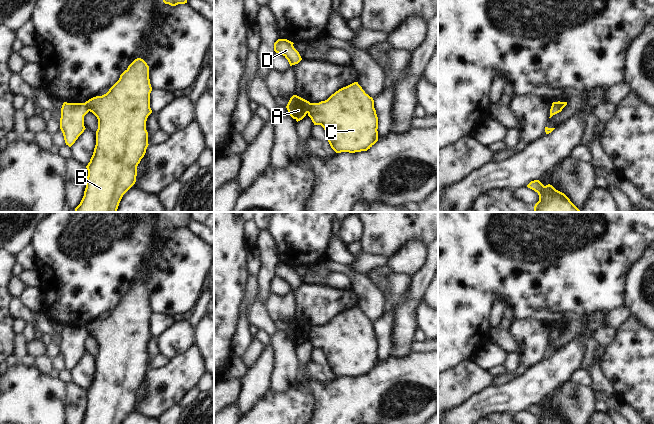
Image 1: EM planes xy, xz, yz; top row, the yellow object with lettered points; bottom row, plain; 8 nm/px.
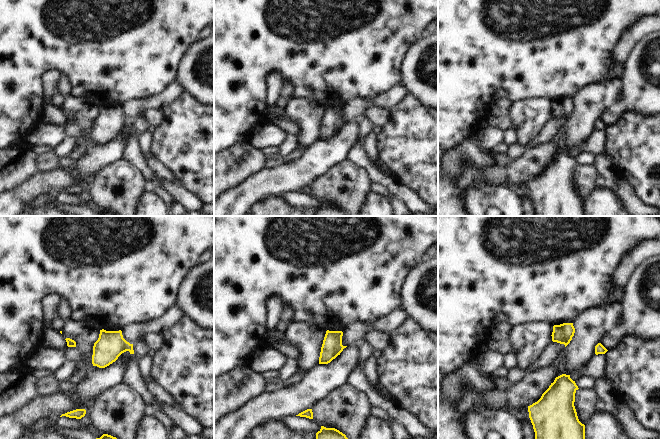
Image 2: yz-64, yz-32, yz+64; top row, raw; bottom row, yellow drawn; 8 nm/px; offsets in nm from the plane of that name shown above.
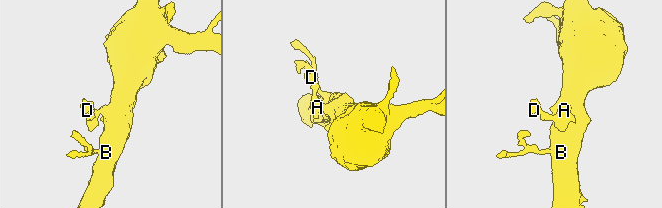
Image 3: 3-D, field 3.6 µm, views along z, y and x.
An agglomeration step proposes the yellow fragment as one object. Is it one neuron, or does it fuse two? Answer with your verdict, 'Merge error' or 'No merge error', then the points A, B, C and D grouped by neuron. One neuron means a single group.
Merge error. Groups: A D / B C.

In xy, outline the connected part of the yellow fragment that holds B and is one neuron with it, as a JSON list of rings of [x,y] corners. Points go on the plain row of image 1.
[[[137,282],[106,318],[85,326],[98,343],[98,353],[94,376],[86,390],[88,400],[82,424],[121,424],[135,408],[137,390],[149,369],[146,345],[152,337],[151,315],[149,290],[143,283]]]

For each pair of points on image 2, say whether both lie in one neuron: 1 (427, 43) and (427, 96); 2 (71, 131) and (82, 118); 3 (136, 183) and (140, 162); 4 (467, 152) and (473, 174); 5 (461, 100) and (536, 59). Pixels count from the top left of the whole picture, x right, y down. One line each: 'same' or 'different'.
1: same
2: different
3: different
4: different
5: same

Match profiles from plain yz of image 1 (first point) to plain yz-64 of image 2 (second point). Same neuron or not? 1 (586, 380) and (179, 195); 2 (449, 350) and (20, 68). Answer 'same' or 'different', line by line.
1: same
2: same

